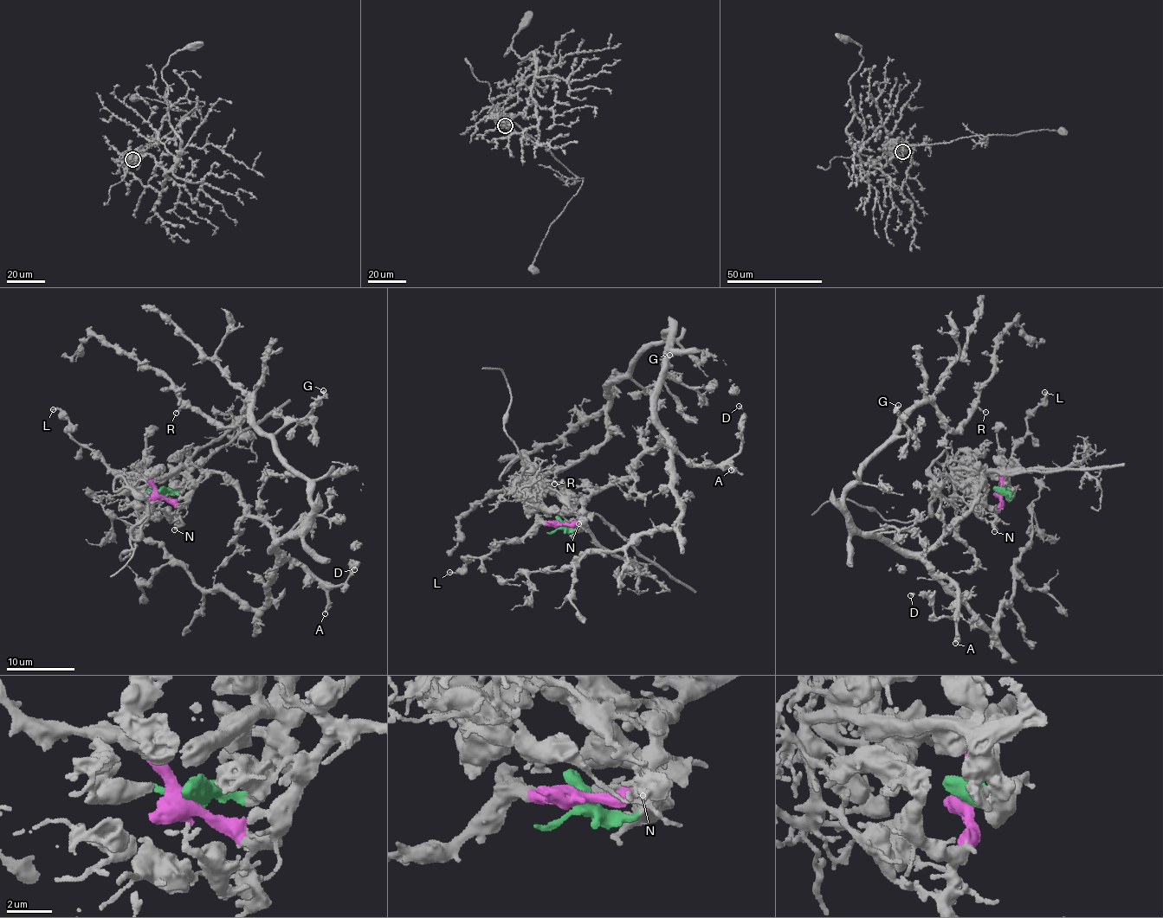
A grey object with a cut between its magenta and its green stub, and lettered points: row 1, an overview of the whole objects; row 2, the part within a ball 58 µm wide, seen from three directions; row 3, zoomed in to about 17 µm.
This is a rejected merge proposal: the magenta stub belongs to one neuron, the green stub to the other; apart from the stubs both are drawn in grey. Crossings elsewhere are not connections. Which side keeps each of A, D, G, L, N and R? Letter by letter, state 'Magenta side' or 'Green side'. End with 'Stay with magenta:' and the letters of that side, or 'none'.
A: Magenta side
D: Magenta side
G: Magenta side
L: Magenta side
N: Magenta side
R: Magenta side
Stay with magenta: A, D, G, L, N, R

